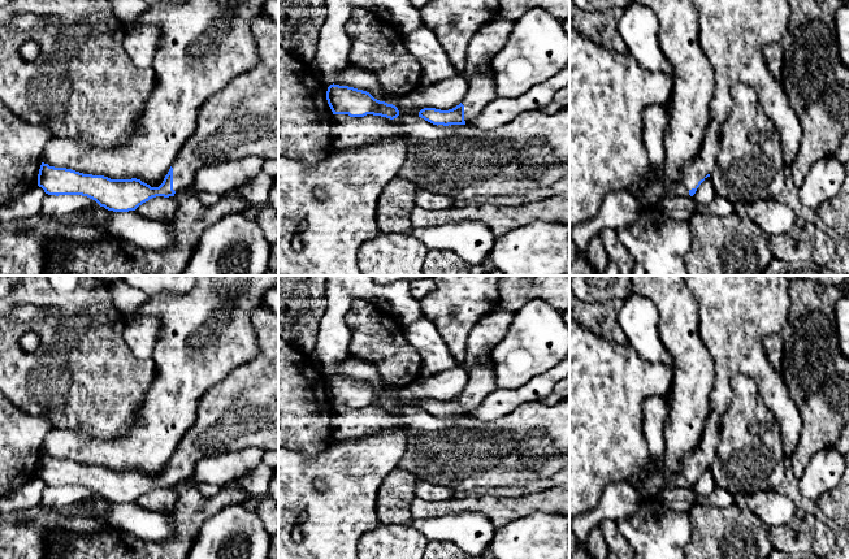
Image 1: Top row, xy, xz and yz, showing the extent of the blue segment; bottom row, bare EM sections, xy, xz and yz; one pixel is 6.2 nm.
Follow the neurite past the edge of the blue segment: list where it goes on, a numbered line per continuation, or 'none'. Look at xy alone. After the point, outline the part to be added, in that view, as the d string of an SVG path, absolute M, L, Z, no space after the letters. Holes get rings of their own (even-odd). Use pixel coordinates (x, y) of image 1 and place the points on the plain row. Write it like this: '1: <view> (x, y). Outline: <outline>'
1: xy (241, 411). Outline: M261 304L250 313L250 320L259 339L259 355L235 368L202 396L195 422L172 456L174 482L191 477L202 459L224 451L247 447L278 450L278 315Z

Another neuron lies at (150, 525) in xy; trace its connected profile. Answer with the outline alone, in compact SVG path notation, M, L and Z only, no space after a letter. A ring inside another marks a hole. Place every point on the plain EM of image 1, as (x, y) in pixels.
M108 502L105 524L147 542L166 542L176 536L173 520L166 512L147 510L135 502Z

